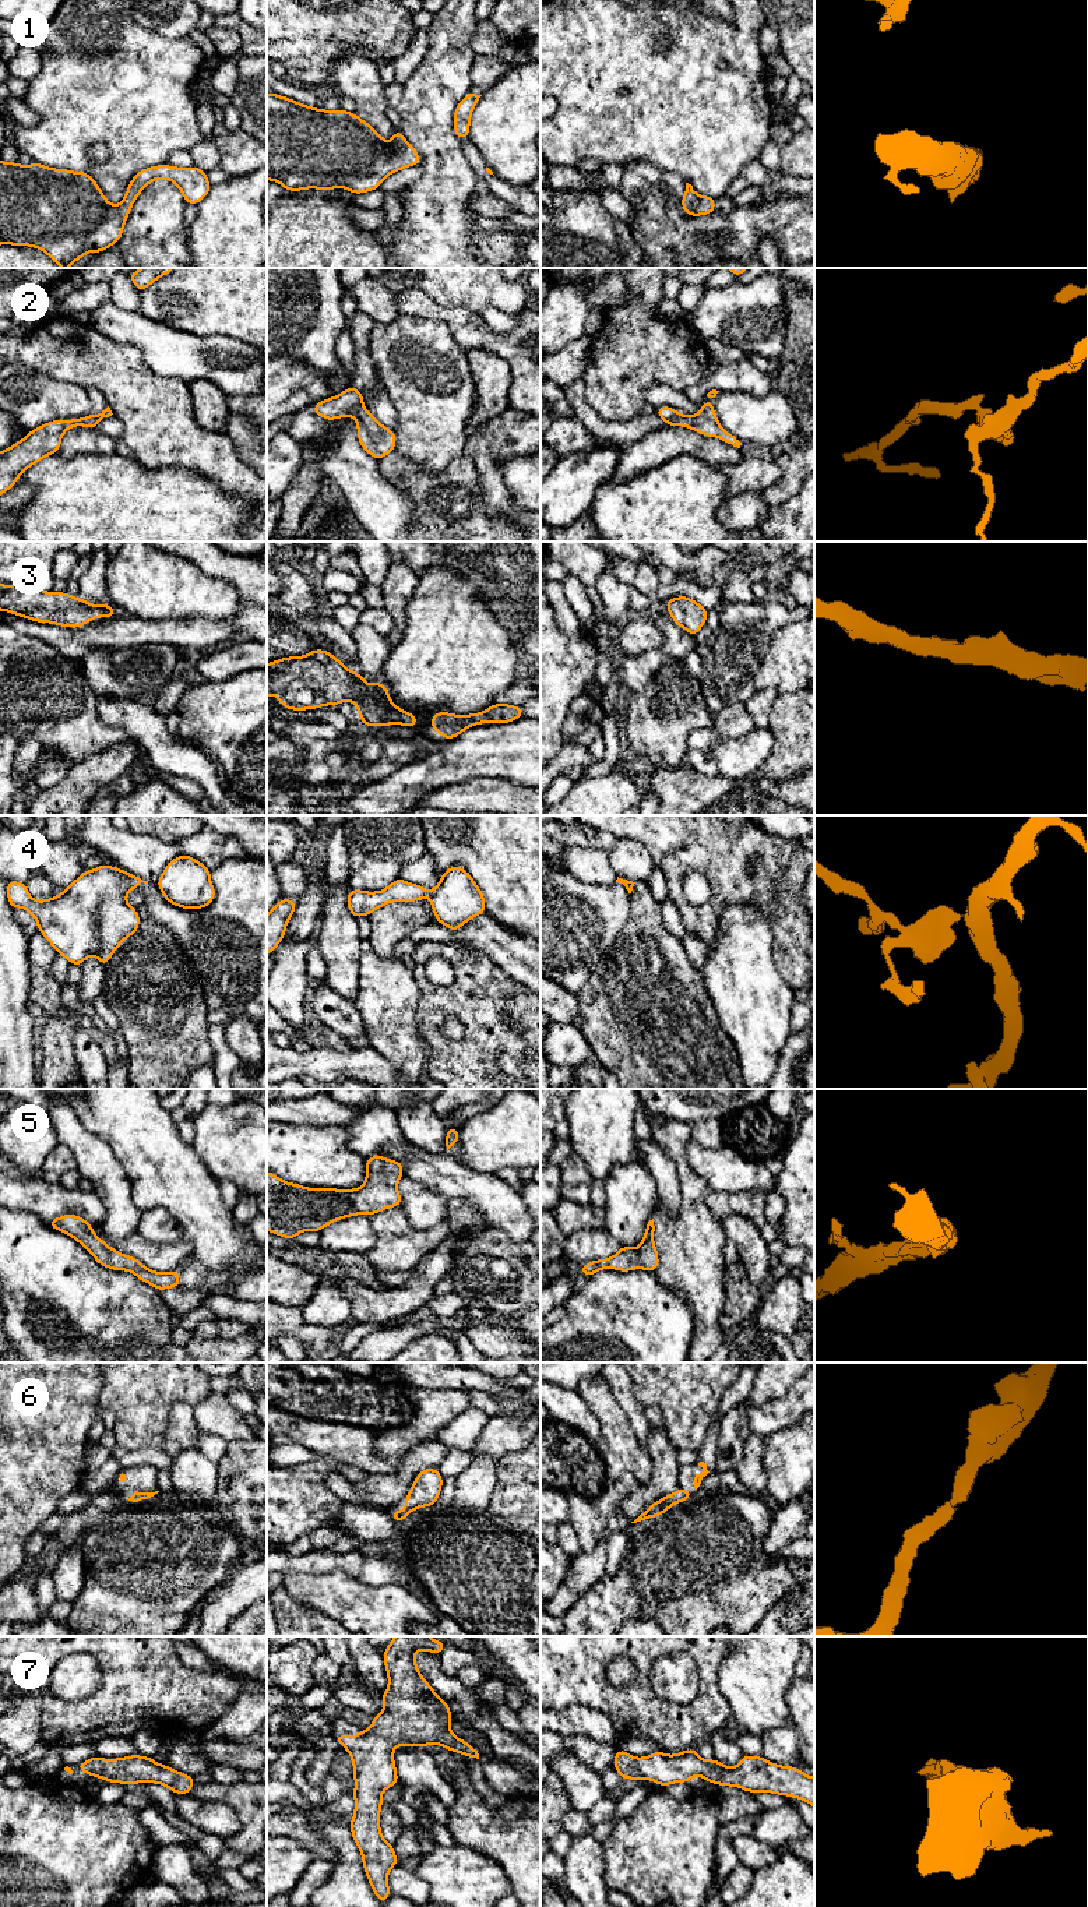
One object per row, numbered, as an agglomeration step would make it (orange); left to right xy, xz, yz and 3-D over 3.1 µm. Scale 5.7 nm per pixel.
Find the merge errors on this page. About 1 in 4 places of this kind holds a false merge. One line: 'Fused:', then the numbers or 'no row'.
Fused: 4

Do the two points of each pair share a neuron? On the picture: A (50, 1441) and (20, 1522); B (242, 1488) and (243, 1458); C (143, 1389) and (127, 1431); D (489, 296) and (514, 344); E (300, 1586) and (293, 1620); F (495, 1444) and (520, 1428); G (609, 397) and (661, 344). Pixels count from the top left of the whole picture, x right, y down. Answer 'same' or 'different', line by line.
A: same
B: same
C: same
D: different
E: different
F: same
G: same

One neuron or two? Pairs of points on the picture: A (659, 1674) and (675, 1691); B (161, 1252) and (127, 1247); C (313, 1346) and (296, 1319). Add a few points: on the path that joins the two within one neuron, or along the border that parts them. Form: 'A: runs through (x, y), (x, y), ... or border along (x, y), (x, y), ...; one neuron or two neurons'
A: runs through (664, 1678), (672, 1687); one neuron
B: runs through (152, 1252), (145, 1252), (136, 1247); one neuron
C: runs through (312, 1339), (299, 1326); one neuron

